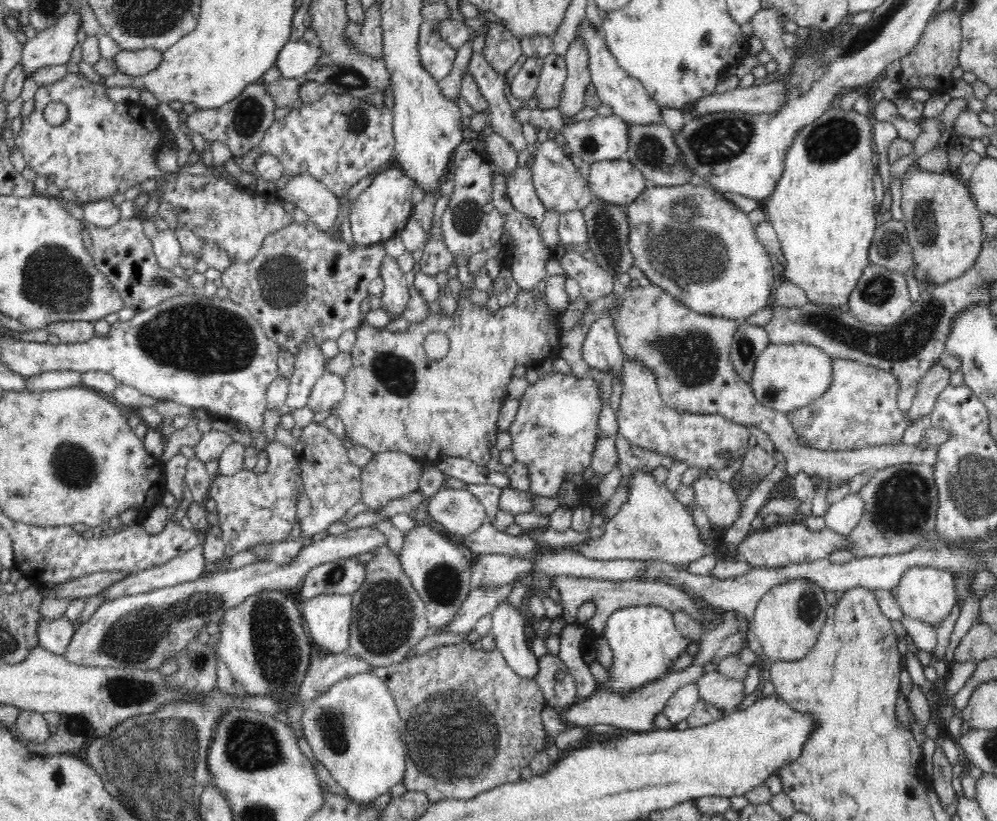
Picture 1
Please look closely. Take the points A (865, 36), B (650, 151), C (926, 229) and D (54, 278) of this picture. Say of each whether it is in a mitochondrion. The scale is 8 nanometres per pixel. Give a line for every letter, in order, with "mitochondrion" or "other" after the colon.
A: mitochondrion
B: mitochondrion
C: mitochondrion
D: mitochondrion

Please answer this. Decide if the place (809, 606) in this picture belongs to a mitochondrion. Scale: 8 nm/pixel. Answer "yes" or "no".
yes

